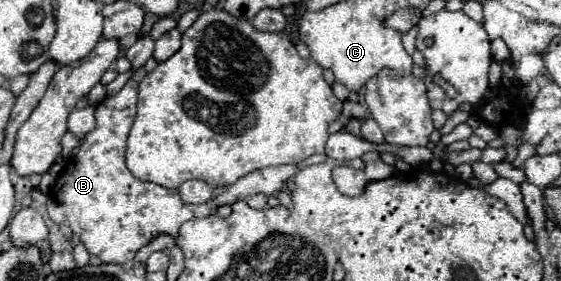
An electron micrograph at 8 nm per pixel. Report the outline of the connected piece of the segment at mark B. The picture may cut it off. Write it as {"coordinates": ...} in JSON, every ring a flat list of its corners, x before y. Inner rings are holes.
{"coordinates":[[130,79,116,95,106,97,98,107,96,107,96,127,82,139,80,149,76,153,76,157,68,163,66,171,60,175,60,179,54,185,54,199,64,205,64,213,66,213,66,221,70,223,70,229,80,237,80,241,86,245,90,255,100,257,104,263,130,263,134,261,134,255,140,247,144,247,146,243,150,243,156,235,172,235,178,237,178,229,182,223,186,223,188,219,194,217,208,217,216,213,218,205,232,205,238,199,246,199,250,195,256,193,266,193,266,195,276,195,278,191,284,189,284,185,294,177,296,173,296,165,278,165,278,167,266,167,266,169,258,169,254,173,248,173,246,177,238,179,234,185,230,185,224,193,220,193,216,199,210,199,202,205,186,205,180,197,176,189,166,189,162,185,156,183,148,183,148,181,140,181,136,179,128,167,126,167,126,139,130,133,130,127,134,123,136,117,136,103,138,103,138,81]]}

